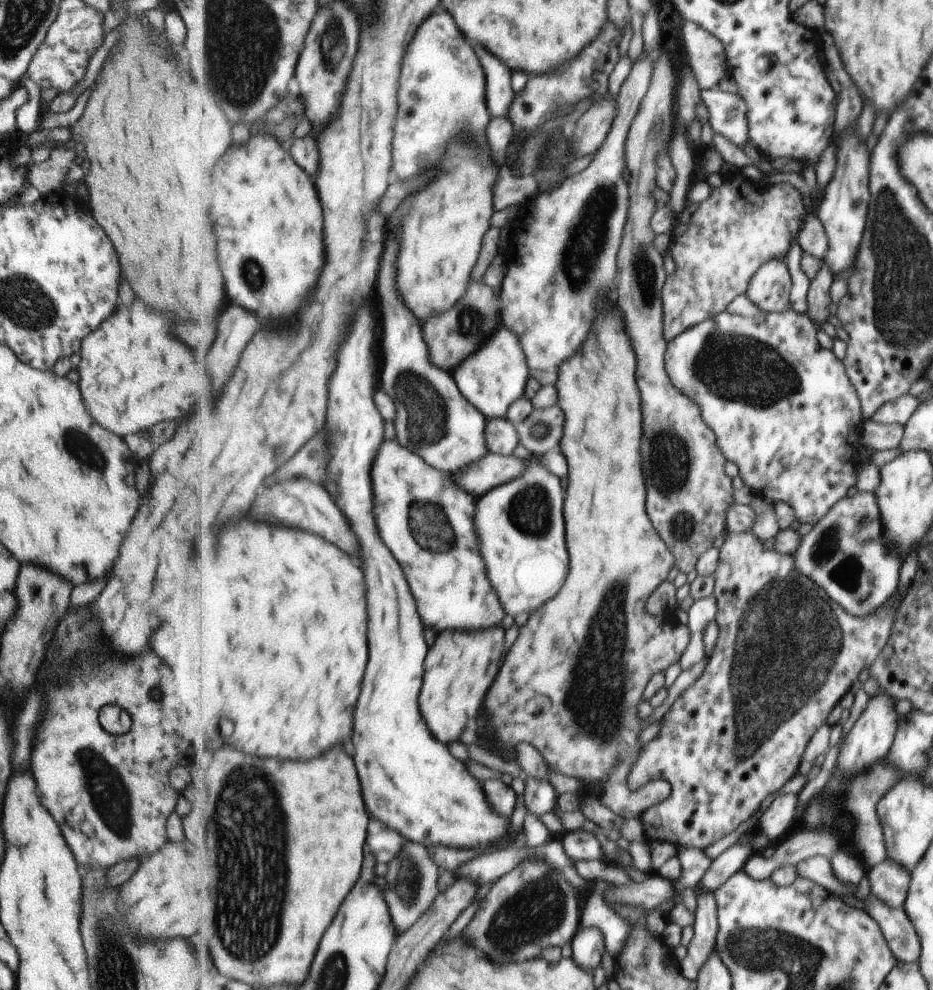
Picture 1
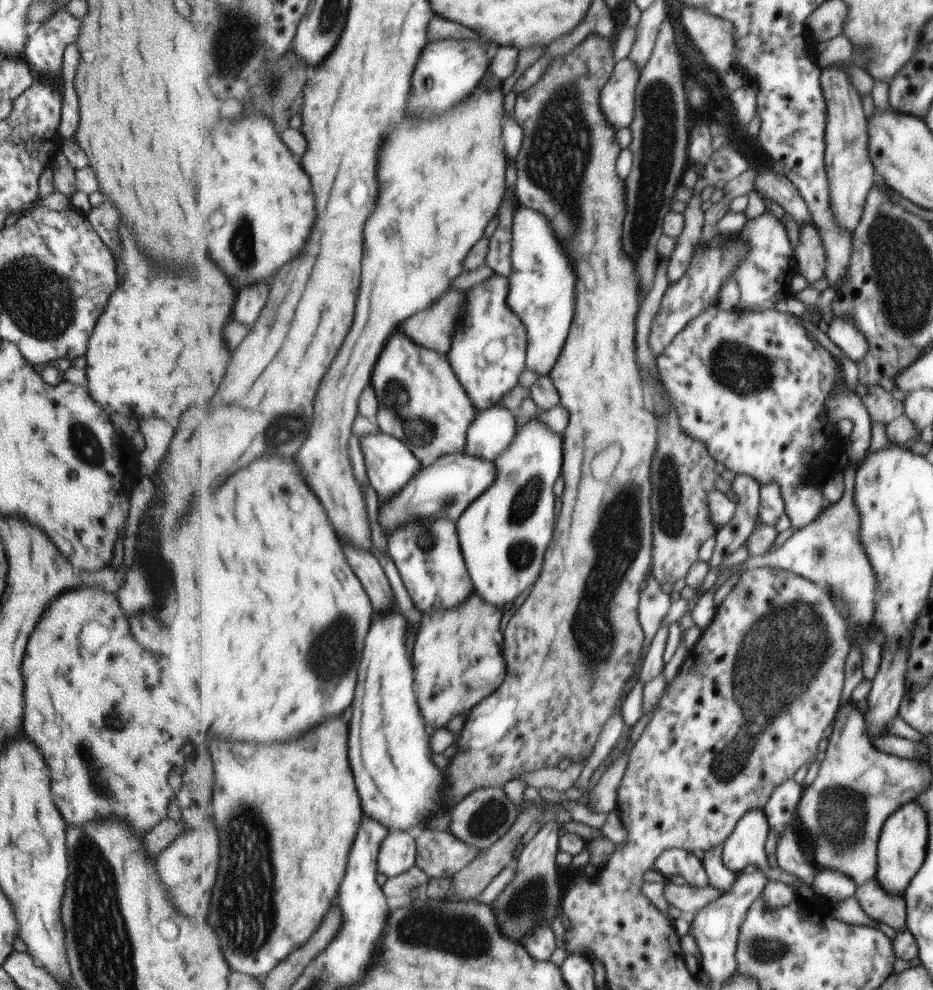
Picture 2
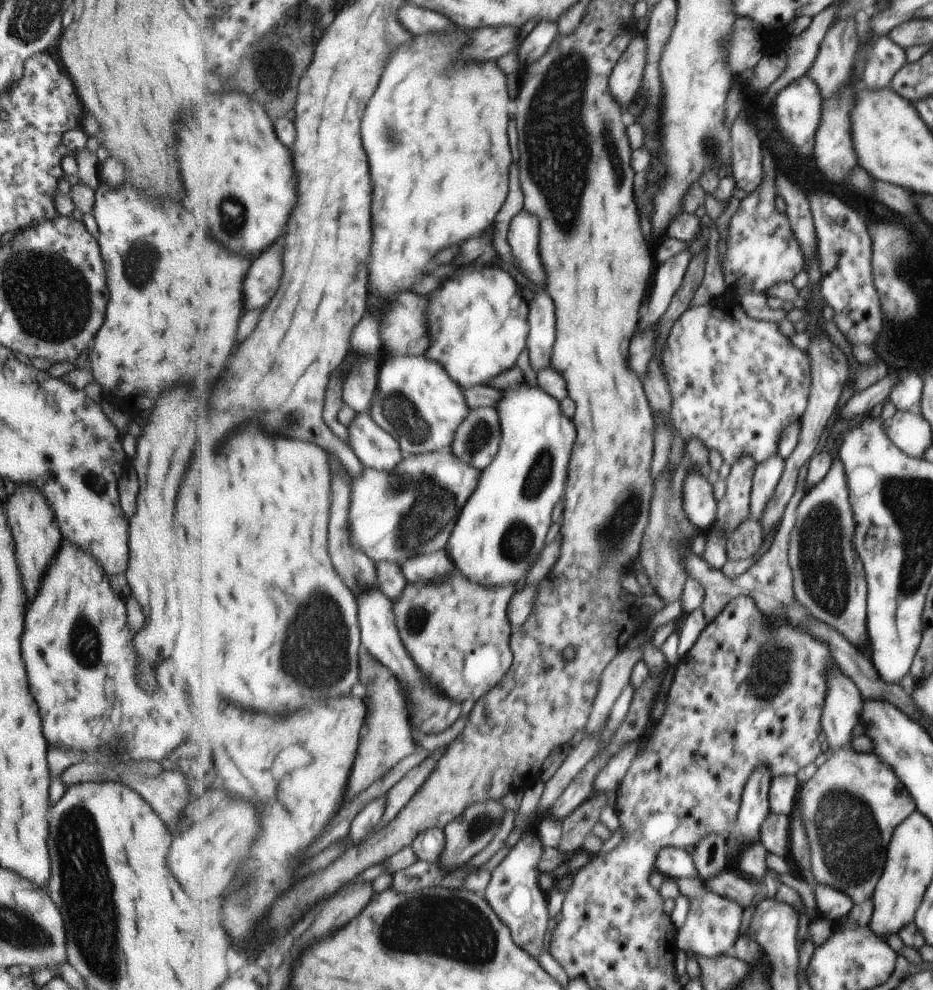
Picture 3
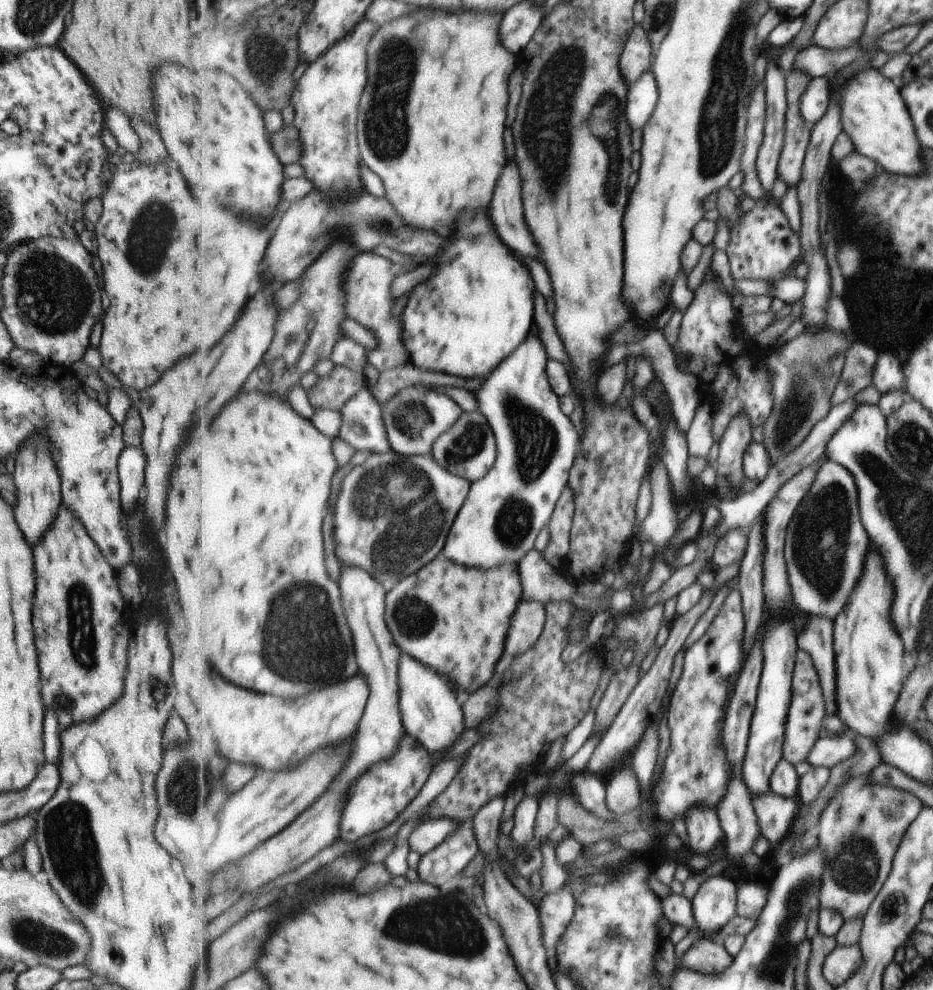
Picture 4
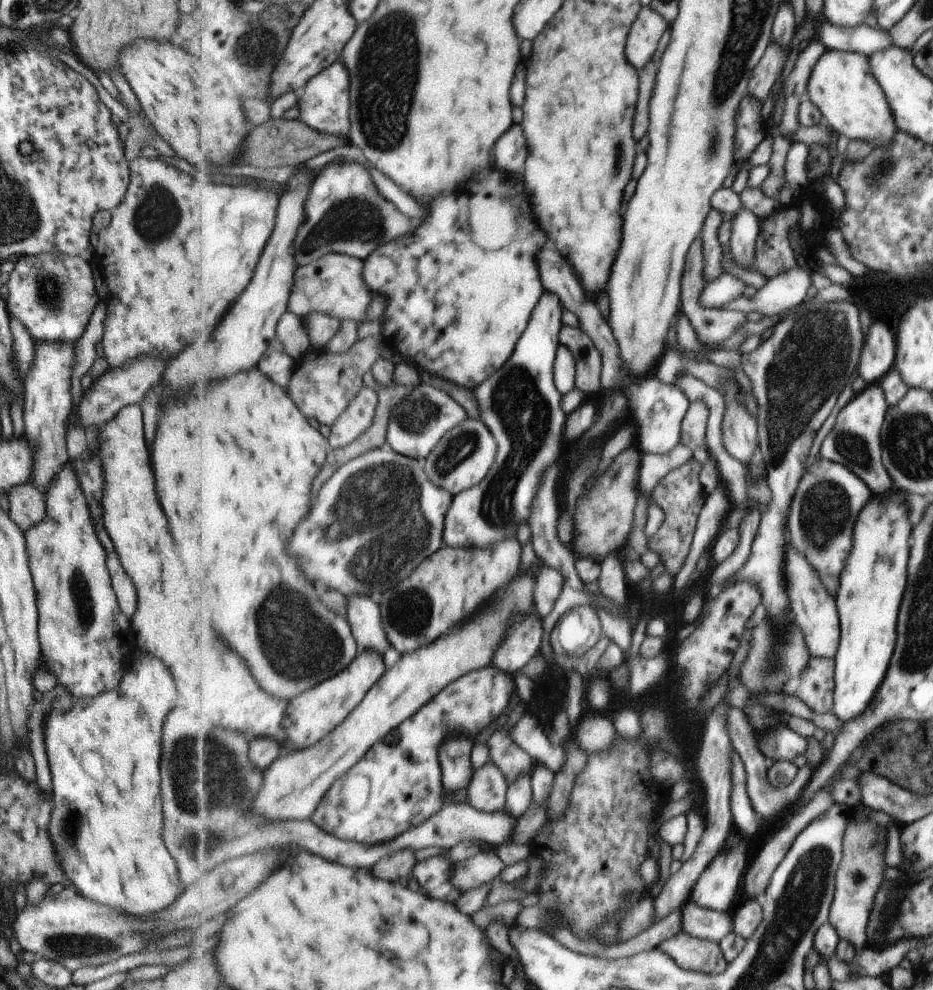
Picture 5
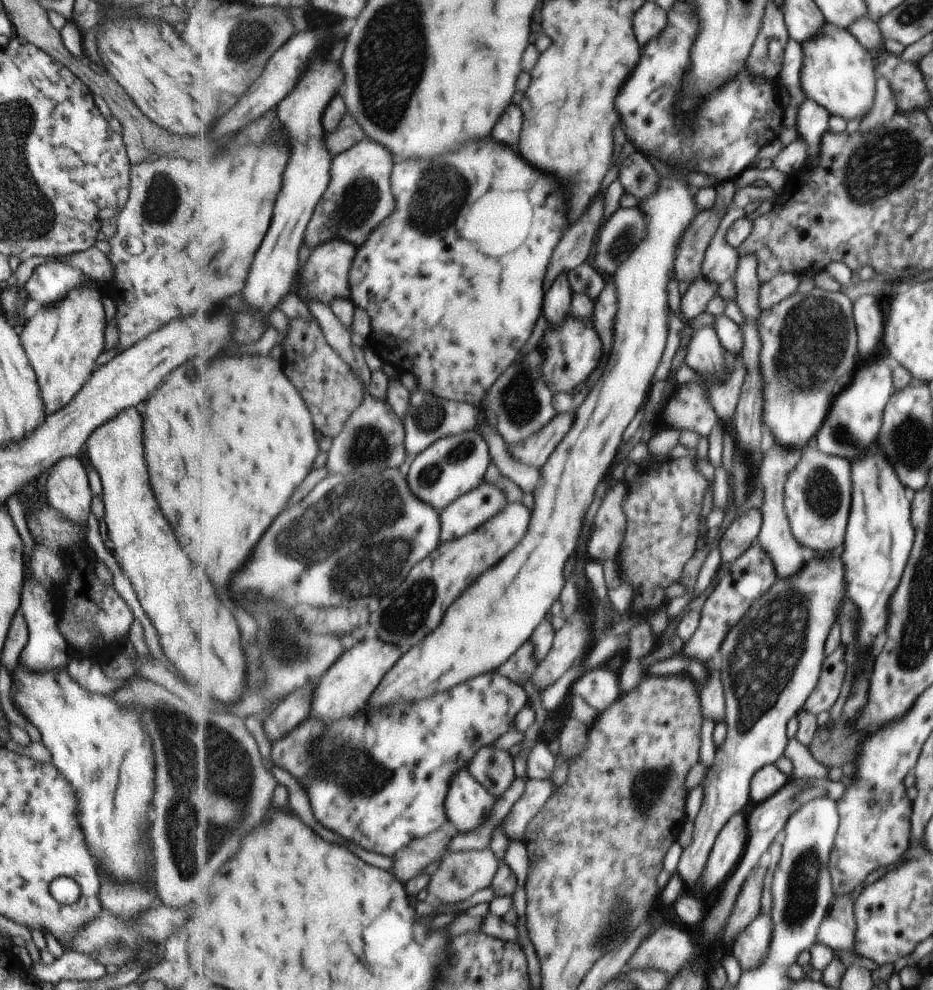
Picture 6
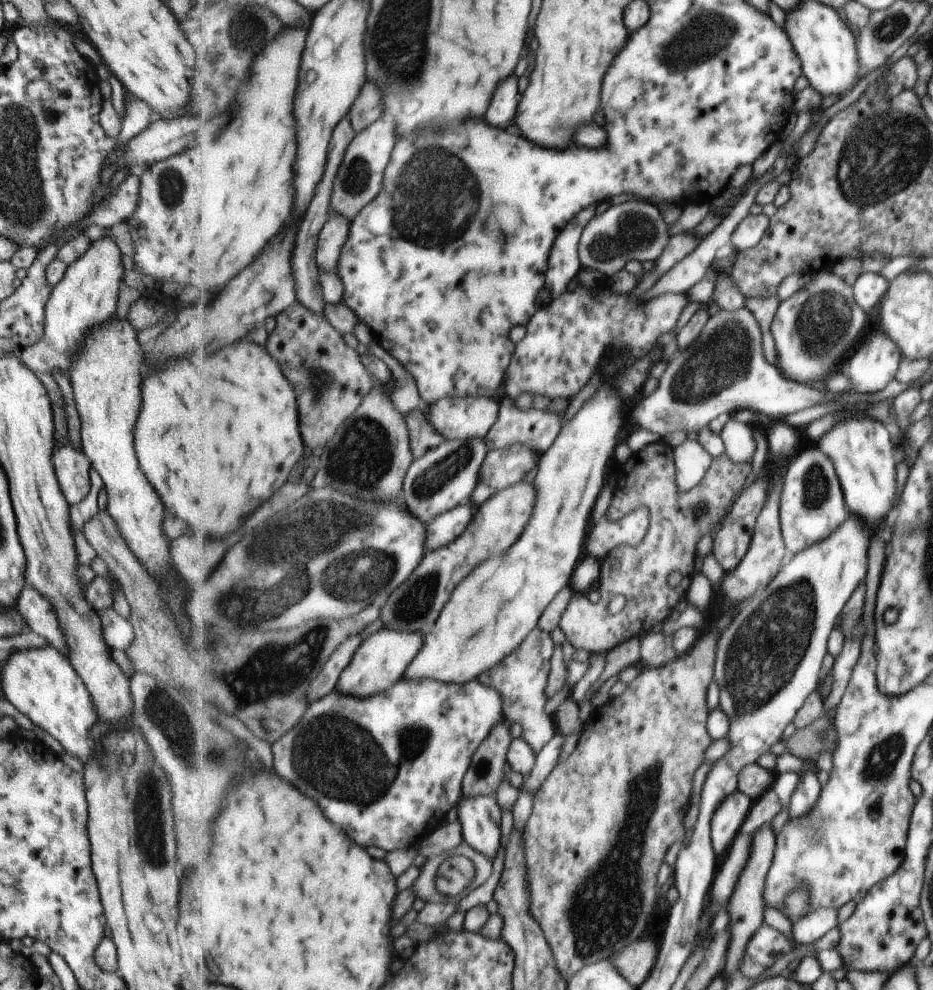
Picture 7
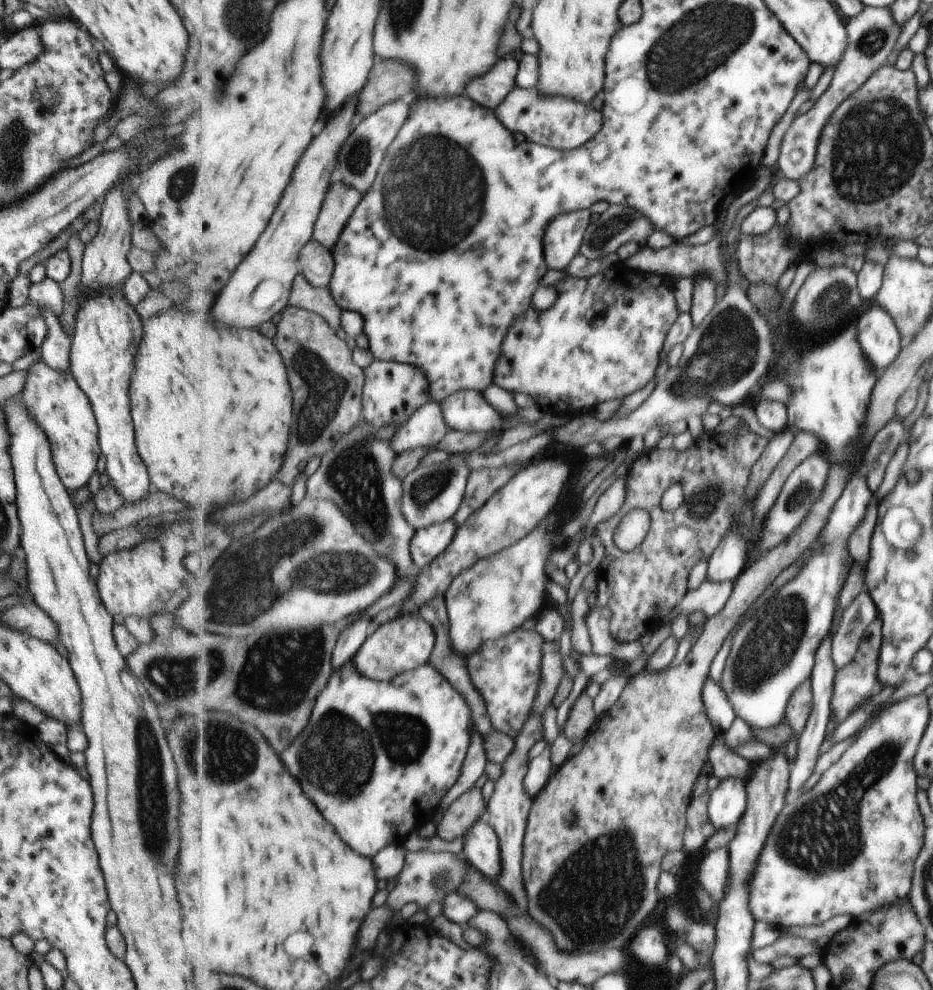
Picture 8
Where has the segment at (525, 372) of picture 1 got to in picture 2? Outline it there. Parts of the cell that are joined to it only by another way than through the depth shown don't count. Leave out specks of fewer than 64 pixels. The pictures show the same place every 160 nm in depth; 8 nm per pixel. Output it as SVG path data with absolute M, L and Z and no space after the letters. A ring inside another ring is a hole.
M499 274L471 288L463 326L457 330L457 340L453 340L453 348L447 354L457 378L479 411L501 404L503 396L519 386L520 376L527 370L527 329L509 306L507 296L509 280Z

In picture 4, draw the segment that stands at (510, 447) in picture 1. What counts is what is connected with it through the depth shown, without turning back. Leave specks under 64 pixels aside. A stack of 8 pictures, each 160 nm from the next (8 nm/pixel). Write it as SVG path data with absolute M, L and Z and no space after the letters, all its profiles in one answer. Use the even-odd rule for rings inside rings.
M481 411L466 412L444 435L436 440L431 455L449 472L474 483L487 476L496 463L498 457L496 434L488 418Z

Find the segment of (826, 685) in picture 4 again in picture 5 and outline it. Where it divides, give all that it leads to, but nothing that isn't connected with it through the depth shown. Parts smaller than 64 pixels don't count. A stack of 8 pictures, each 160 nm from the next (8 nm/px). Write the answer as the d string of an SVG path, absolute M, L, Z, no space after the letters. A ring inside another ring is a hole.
M788 546L787 554L787 578L789 586L789 596L793 596L793 612L797 616L797 624L805 632L805 642L809 646L809 651L813 656L827 656L835 658L839 640L841 640L841 628L839 628L839 612L835 598L829 596L825 584L821 584L819 572L808 562L805 554Z

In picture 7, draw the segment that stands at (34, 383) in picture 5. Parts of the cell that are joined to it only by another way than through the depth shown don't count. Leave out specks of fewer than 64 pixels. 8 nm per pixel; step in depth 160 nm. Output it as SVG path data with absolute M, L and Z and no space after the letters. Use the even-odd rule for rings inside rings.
M105 229L105 232L103 233L104 235L101 238L91 241L88 244L87 250L77 260L75 260L75 262L68 264L65 274L63 274L63 276L50 288L50 295L44 306L44 331L42 332L41 338L38 341L34 341L32 345L27 345L18 355L18 359L21 361L21 364L24 364L30 371L37 372L38 370L39 372L47 372L50 374L51 370L59 368L59 370L66 372L68 376L68 370L70 369L72 358L80 349L84 336L88 335L88 332L91 331L93 327L100 327L103 323L106 323L107 319L113 317L113 313L115 312L115 301L117 300L117 292L119 292L120 284L123 283L122 280L125 270L123 267L121 267L120 258L122 252L115 244L115 241L109 235L107 235L107 229Z

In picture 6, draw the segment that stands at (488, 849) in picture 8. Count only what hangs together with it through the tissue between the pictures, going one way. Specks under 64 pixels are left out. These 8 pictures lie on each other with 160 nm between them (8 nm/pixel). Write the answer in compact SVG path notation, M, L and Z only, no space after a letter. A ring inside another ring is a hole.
M468 768L461 771L453 777L446 800L449 825L455 832L474 831L492 817L499 799Z

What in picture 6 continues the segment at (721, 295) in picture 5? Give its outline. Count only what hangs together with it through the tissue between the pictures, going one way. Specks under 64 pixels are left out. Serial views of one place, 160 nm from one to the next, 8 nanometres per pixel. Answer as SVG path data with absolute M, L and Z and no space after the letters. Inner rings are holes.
M701 276L693 282L681 300L683 320L701 316L707 310L707 304L711 302L711 298L718 295L718 286L717 283L707 280L705 276Z

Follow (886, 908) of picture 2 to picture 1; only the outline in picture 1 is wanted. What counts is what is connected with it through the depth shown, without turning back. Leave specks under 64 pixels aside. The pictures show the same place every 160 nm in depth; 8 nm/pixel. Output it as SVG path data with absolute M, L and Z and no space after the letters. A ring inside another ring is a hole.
M883 860L865 872L868 880L868 894L891 908L901 906L906 897L909 872L901 870L895 862Z

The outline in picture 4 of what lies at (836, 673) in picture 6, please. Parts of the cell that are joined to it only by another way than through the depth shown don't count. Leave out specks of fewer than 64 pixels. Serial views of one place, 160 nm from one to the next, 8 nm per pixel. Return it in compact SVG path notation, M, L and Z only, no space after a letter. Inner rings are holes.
M799 650L797 654L796 671L794 672L793 686L795 695L789 709L788 724L786 725L786 741L784 758L793 764L807 760L808 754L815 747L816 740L824 734L821 722L828 715L828 705L825 702L824 689L822 688L819 674L815 664L807 651Z

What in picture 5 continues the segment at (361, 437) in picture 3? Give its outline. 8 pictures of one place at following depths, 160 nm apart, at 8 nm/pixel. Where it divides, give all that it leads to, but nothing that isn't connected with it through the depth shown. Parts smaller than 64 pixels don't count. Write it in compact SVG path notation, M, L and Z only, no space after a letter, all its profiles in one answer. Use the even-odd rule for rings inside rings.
M365 387L348 411L332 425L328 439L332 449L349 446L361 436L372 433L379 405L380 394L377 390Z

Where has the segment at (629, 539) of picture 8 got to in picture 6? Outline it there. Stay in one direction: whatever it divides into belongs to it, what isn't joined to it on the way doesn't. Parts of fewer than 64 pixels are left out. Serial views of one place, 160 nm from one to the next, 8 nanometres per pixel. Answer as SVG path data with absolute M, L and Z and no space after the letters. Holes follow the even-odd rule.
M625 482L625 486L617 484L607 492L601 510L595 518L593 534L587 546L589 556L593 560L605 562L619 558L628 532L628 516L624 511L624 500L628 498L629 491L631 488Z

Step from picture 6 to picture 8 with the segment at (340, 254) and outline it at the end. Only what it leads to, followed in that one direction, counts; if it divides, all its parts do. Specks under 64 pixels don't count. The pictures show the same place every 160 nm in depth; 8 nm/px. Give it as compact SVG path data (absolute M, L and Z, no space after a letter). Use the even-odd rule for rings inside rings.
M345 181L333 183L314 226L313 239L332 250L363 199L364 194Z

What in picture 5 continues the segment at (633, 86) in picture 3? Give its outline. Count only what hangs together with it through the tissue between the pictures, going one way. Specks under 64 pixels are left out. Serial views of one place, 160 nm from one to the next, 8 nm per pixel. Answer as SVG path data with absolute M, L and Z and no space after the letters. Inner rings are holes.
M645 6L633 24L628 37L627 54L629 62L639 71L655 56L663 34L669 29L669 22L659 12Z

